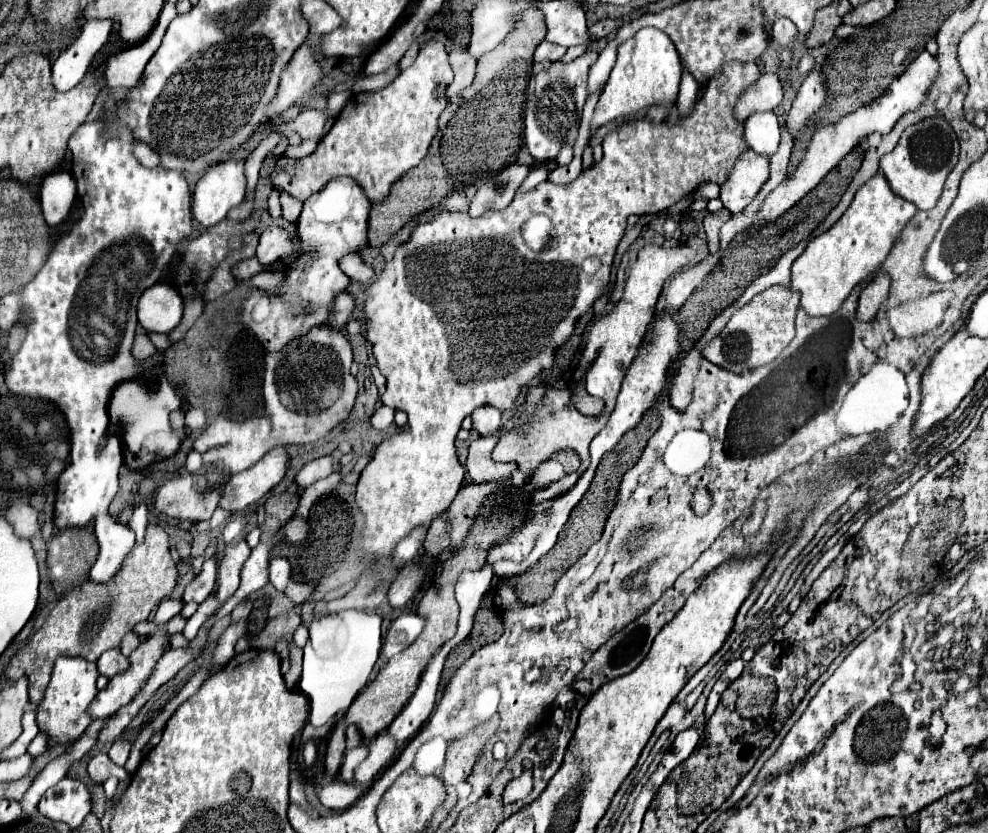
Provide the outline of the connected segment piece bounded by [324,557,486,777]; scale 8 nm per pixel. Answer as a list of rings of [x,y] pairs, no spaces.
[[[450,557],[442,563],[442,573],[440,577],[434,581],[434,585],[424,593],[424,597],[420,599],[418,603],[418,615],[426,619],[426,627],[424,631],[416,637],[416,641],[404,649],[402,653],[398,653],[396,657],[392,657],[382,669],[380,673],[376,675],[374,681],[370,681],[364,691],[358,693],[358,697],[354,699],[354,703],[350,705],[350,709],[346,711],[346,715],[342,717],[342,721],[334,727],[332,735],[330,735],[330,741],[328,741],[328,751],[326,751],[326,773],[330,777],[336,777],[338,769],[340,769],[340,763],[342,763],[342,757],[344,757],[344,731],[350,723],[354,723],[360,733],[364,737],[374,737],[378,735],[380,731],[384,731],[390,721],[402,711],[402,707],[408,703],[408,699],[412,697],[412,693],[416,691],[418,687],[418,681],[420,681],[420,675],[428,663],[428,659],[440,651],[440,647],[454,637],[456,633],[456,627],[458,627],[458,603],[456,603],[456,597],[454,597],[454,585],[456,585],[456,579],[460,575],[460,571],[464,569],[482,569],[486,565],[486,557]]]

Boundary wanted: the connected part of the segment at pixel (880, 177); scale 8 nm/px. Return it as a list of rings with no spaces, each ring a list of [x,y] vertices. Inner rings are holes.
[[[876,173],[866,181],[836,225],[814,237],[806,251],[792,265],[790,287],[800,293],[800,305],[810,317],[836,313],[850,291],[868,275],[876,273],[888,257],[898,233],[904,229],[916,207],[892,193],[884,173]]]

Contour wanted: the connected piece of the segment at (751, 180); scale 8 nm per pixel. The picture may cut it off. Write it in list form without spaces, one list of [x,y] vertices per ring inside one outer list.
[[[748,149],[736,159],[726,183],[720,187],[720,201],[732,213],[740,213],[754,199],[766,179],[768,157]]]

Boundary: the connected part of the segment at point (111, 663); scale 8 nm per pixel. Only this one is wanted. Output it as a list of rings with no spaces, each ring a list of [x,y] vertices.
[[[108,649],[104,655],[100,655],[98,663],[98,671],[104,677],[114,677],[116,673],[128,669],[128,659],[120,653],[120,649]]]

